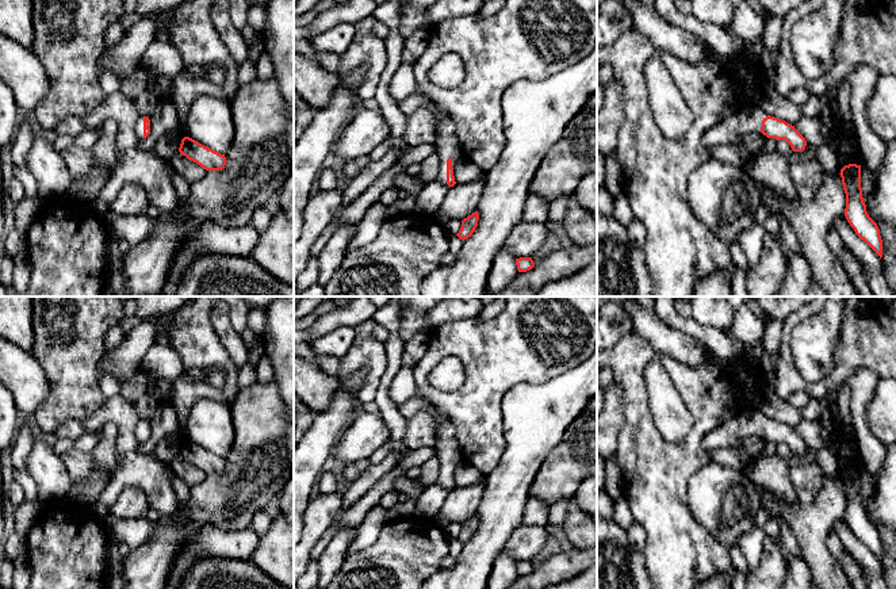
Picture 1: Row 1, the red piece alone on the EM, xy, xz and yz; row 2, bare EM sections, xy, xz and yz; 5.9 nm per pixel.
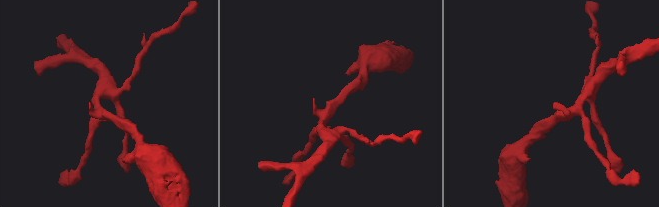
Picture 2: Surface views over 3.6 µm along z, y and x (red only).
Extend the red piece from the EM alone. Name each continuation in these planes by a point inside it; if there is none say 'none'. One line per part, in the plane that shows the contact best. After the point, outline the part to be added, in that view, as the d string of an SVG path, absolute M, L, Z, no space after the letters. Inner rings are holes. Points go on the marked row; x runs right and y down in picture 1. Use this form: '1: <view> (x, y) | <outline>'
1: xz (447, 146) | M417 87L414 95L418 95L425 100L428 100L432 106L434 106L439 110L441 115L440 121L437 122L437 137L434 145L436 145L436 153L440 157L440 169L439 169L437 179L441 183L447 184L447 160L448 158L452 160L453 169L456 164L463 160L462 148L459 145L455 133L455 123L445 110L437 107L432 99L429 99L426 95L422 93L420 87Z

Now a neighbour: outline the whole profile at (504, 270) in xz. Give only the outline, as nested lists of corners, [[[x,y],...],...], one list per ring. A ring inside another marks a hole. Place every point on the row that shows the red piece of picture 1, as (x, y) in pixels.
[[[502,246],[493,260],[486,292],[497,294],[502,291],[517,275],[516,259]]]

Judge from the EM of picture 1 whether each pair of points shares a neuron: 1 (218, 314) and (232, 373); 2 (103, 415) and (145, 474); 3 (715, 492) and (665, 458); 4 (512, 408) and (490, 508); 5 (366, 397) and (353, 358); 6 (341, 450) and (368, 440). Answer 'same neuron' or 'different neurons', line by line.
1: different neurons
2: same neuron
3: different neurons
4: same neuron
5: same neuron
6: same neuron

